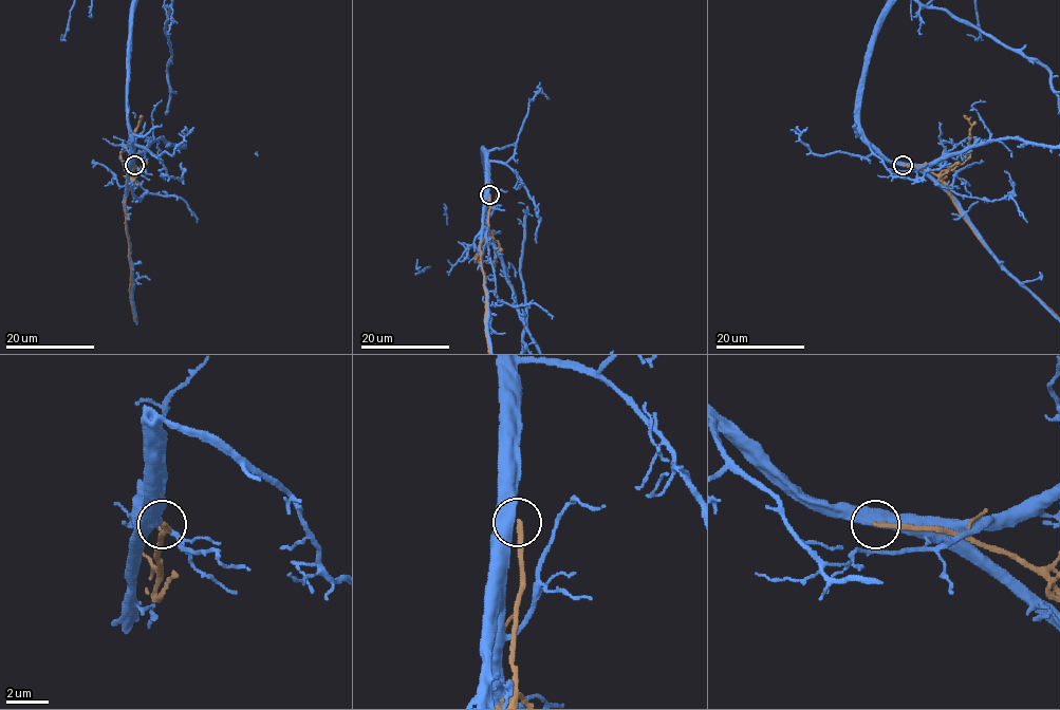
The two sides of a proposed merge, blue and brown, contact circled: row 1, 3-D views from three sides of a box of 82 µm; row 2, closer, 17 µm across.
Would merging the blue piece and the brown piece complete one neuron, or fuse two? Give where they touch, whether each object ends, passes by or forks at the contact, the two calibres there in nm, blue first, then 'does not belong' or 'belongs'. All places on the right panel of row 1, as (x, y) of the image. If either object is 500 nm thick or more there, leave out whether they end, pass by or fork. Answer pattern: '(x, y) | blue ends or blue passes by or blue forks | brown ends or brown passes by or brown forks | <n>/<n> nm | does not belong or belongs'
(903, 165) | 500/240 nm | does not belong

